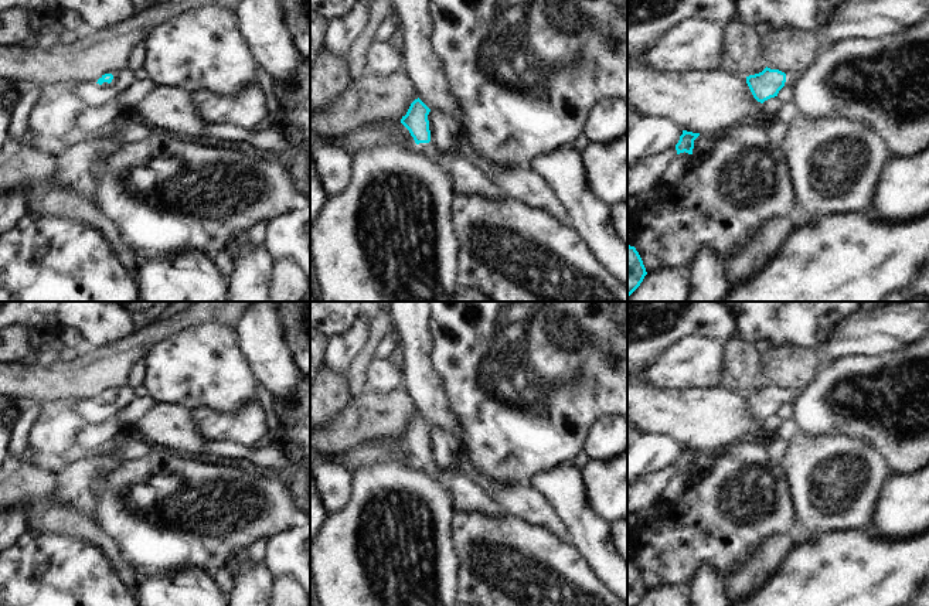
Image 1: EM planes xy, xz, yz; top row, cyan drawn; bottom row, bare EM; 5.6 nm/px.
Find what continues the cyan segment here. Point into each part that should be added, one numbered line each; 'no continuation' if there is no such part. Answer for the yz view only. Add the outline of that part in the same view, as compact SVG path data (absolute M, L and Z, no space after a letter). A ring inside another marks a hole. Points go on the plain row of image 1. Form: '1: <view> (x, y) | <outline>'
1: yz (792, 395) | M785 389L785 391L786 391L785 404L794 405L794 404L797 402L797 399L800 398L800 395L802 395L806 389Z

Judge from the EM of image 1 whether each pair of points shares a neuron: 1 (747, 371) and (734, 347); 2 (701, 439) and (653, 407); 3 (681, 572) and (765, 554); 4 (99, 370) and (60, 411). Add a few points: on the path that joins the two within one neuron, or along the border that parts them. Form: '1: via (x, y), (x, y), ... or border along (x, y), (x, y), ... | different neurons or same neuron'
1: via (744, 366), (739, 353) | same neuron
2: via (690, 428), (674, 412), (664, 412) | same neuron
3: border along (778, 535), (764, 540), (727, 578) | different neurons
4: border along (74, 399), (54, 399), (44, 405) | different neurons

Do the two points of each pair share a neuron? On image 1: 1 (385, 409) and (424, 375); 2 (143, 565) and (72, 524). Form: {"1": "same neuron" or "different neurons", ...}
{"1": "different neurons", "2": "different neurons"}

